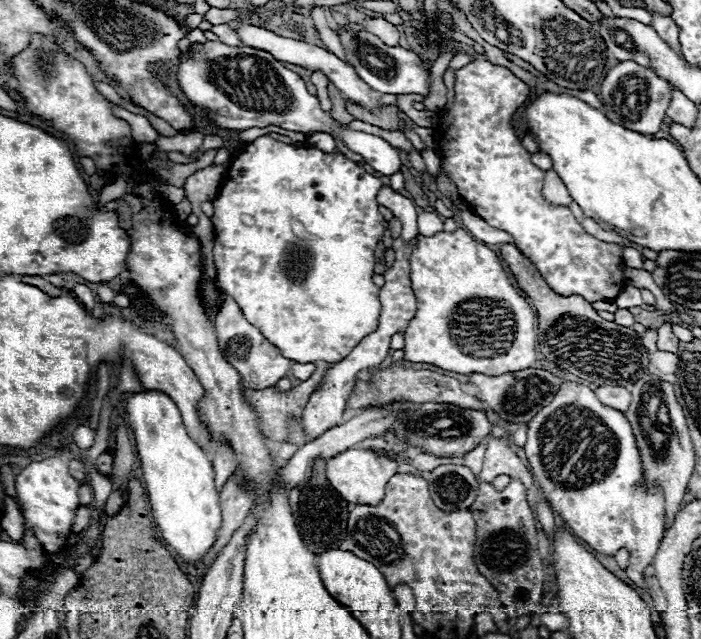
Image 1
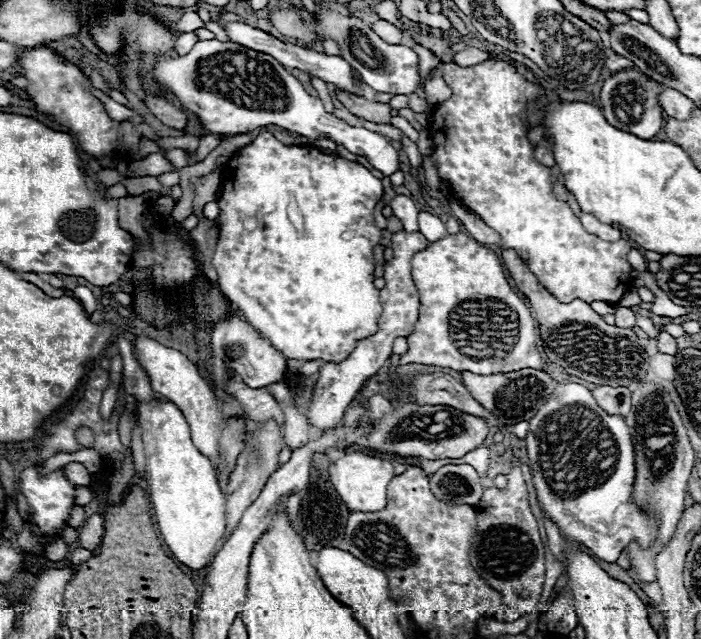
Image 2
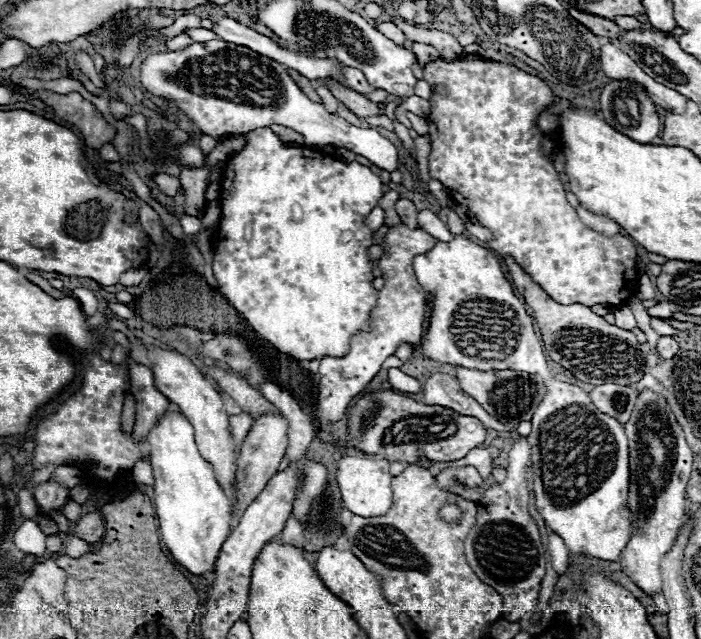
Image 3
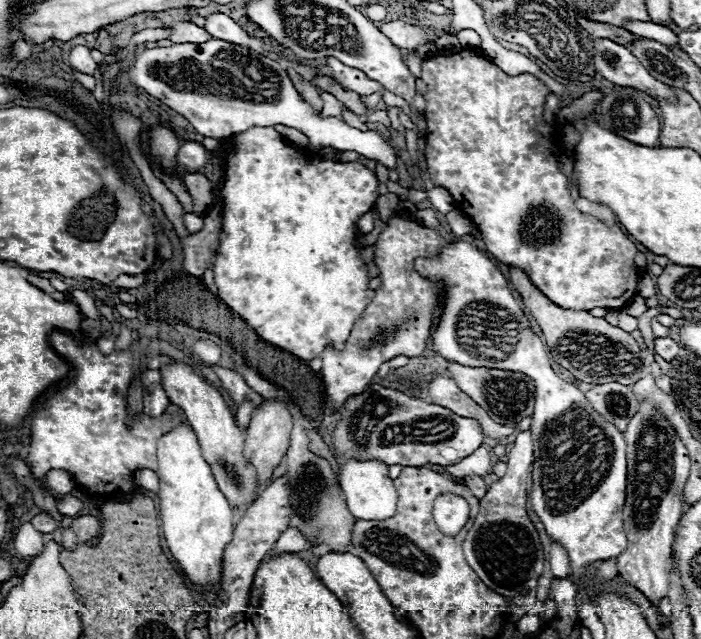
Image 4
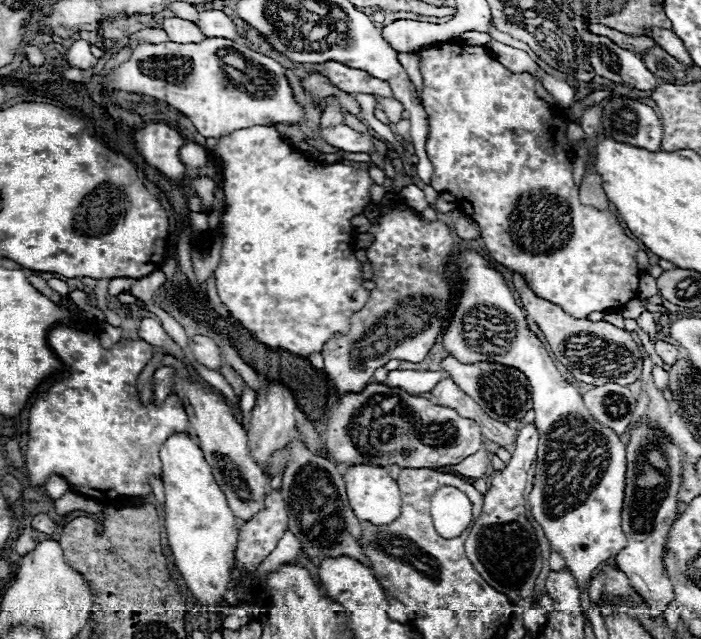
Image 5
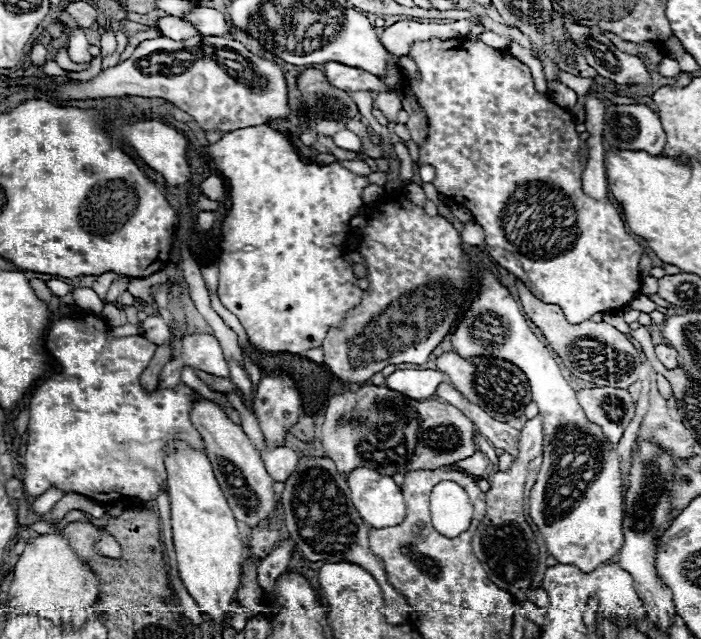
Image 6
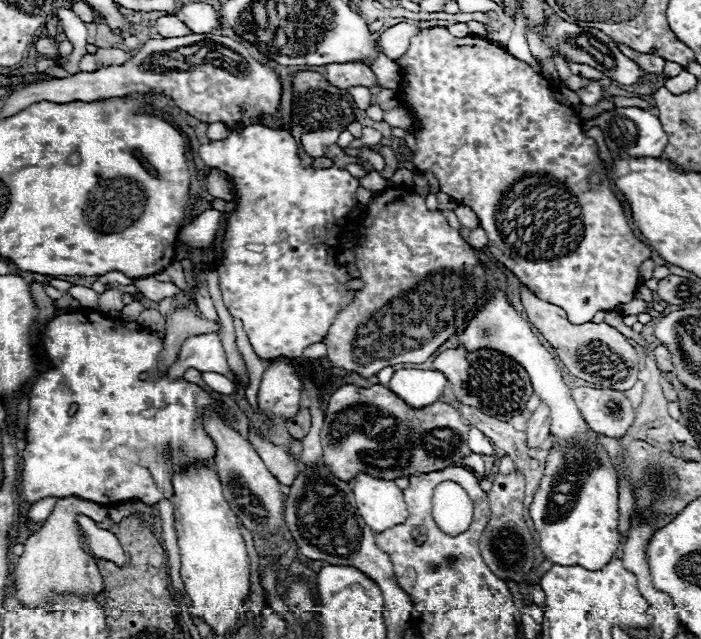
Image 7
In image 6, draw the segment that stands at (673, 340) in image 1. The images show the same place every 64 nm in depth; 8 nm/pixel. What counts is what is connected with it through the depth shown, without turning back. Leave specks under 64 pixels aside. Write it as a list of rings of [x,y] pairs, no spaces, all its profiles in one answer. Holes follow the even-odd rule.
[[[658,344],[656,346],[656,356],[658,356],[658,360],[666,366],[666,368],[676,368],[678,366],[678,362],[676,362],[676,350],[672,350],[670,346],[666,346],[666,344]]]

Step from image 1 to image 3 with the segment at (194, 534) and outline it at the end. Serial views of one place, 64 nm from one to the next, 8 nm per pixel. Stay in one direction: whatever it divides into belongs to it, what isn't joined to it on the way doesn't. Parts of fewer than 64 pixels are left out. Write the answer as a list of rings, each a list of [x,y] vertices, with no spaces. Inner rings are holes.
[[[162,414],[148,434],[148,440],[152,444],[154,492],[162,540],[188,572],[198,576],[214,572],[220,548],[232,530],[232,504],[218,486],[212,464],[200,456],[194,442],[194,430],[182,414]]]

